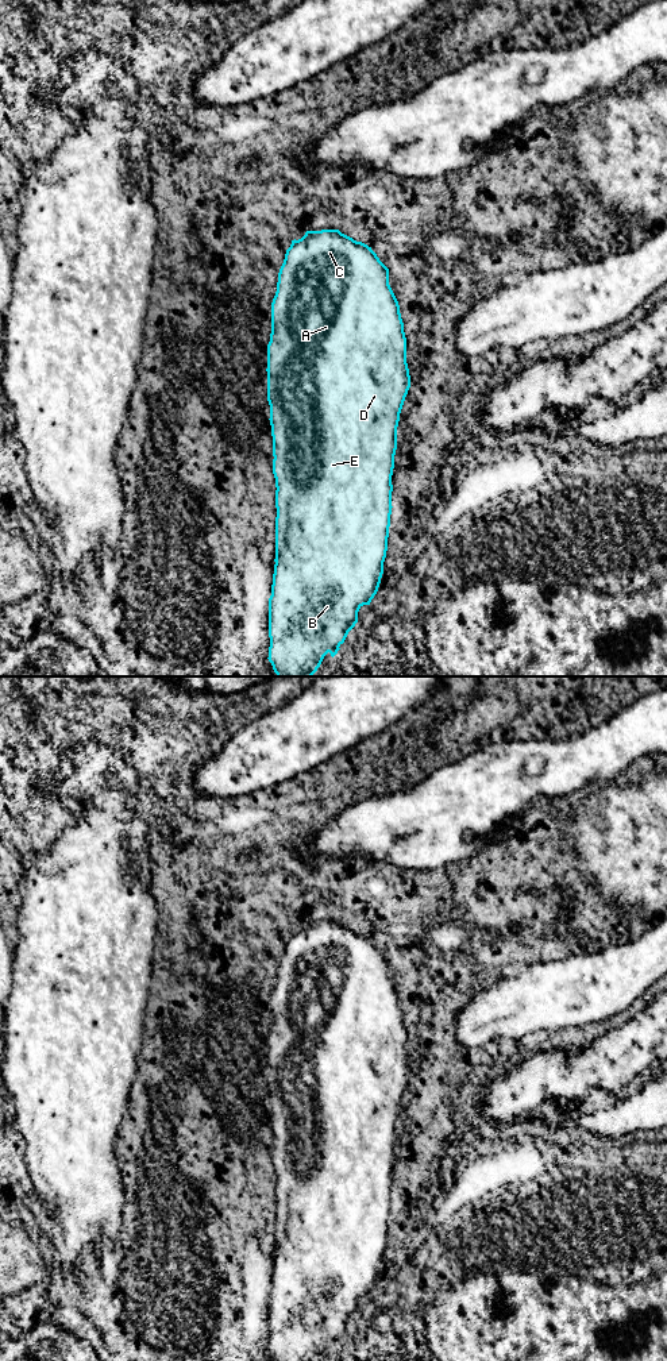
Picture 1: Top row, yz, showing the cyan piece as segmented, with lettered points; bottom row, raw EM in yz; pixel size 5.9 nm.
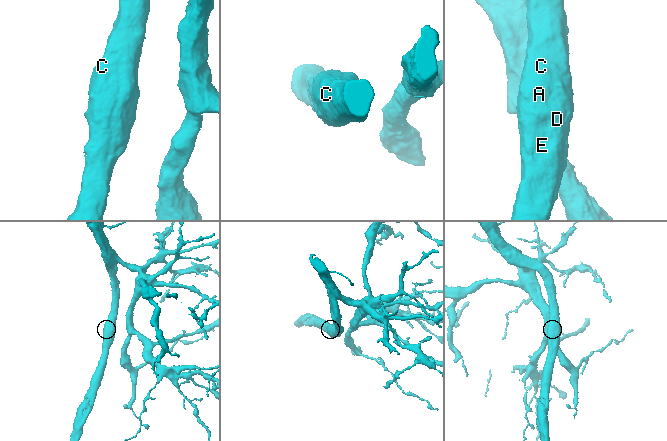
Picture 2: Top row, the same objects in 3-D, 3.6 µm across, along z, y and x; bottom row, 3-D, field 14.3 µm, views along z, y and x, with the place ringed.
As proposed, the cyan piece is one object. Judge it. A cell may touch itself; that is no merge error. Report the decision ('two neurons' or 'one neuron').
one neuron

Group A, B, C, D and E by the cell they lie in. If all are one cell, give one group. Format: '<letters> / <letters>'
A B C D E

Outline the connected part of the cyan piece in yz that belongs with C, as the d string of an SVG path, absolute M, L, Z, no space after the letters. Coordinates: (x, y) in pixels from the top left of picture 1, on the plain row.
M321 921L321 922L306 922L305 926L298 932L292 932L290 938L286 941L284 955L278 964L277 983L271 994L271 1025L270 1033L267 1036L267 1092L270 1096L270 1117L273 1127L273 1165L275 1169L275 1256L273 1265L271 1287L269 1289L269 1353L273 1357L273 1361L317 1361L329 1343L334 1349L339 1338L344 1334L348 1323L358 1314L358 1303L363 1296L370 1296L371 1291L378 1283L381 1269L383 1265L383 1253L388 1242L388 1229L390 1218L390 1206L392 1206L392 1167L394 1160L394 1146L397 1141L397 1118L400 1113L400 1104L410 1079L410 1067L406 1055L406 1029L404 1023L404 1014L400 1005L398 992L389 976L389 960L379 952L377 945L362 933L356 933L352 929L342 925L339 921Z

